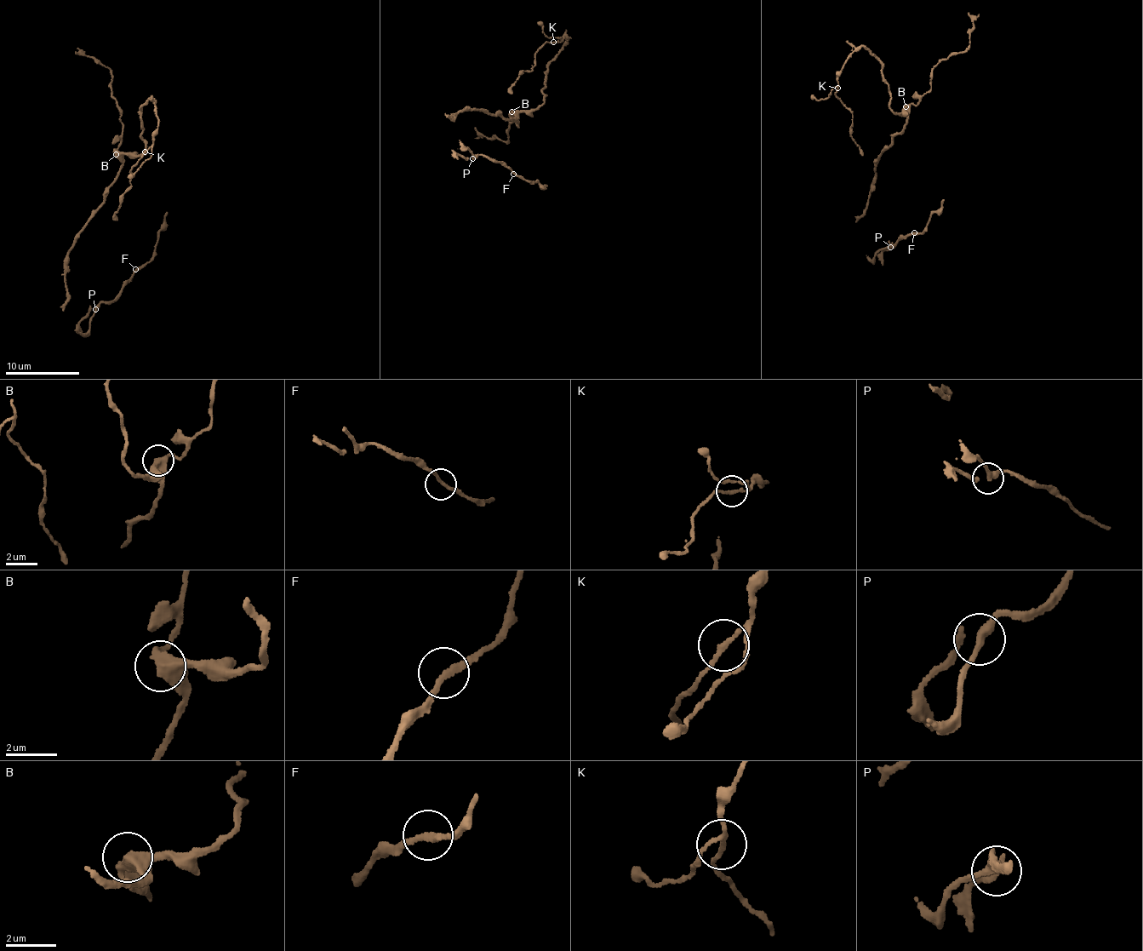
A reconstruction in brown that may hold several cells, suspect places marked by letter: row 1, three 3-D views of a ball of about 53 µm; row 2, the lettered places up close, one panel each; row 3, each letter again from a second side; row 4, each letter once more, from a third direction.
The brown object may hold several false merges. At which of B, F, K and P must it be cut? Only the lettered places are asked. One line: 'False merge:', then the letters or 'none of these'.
False merge: none of these

